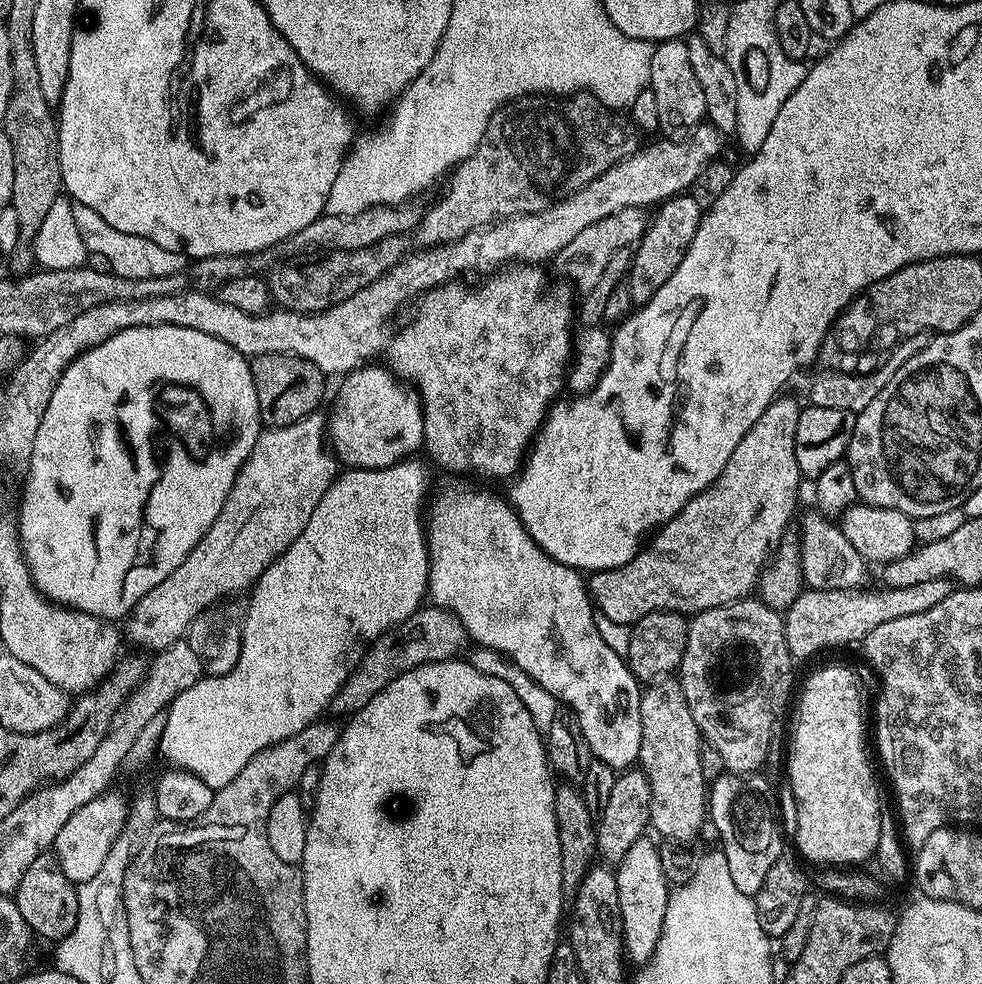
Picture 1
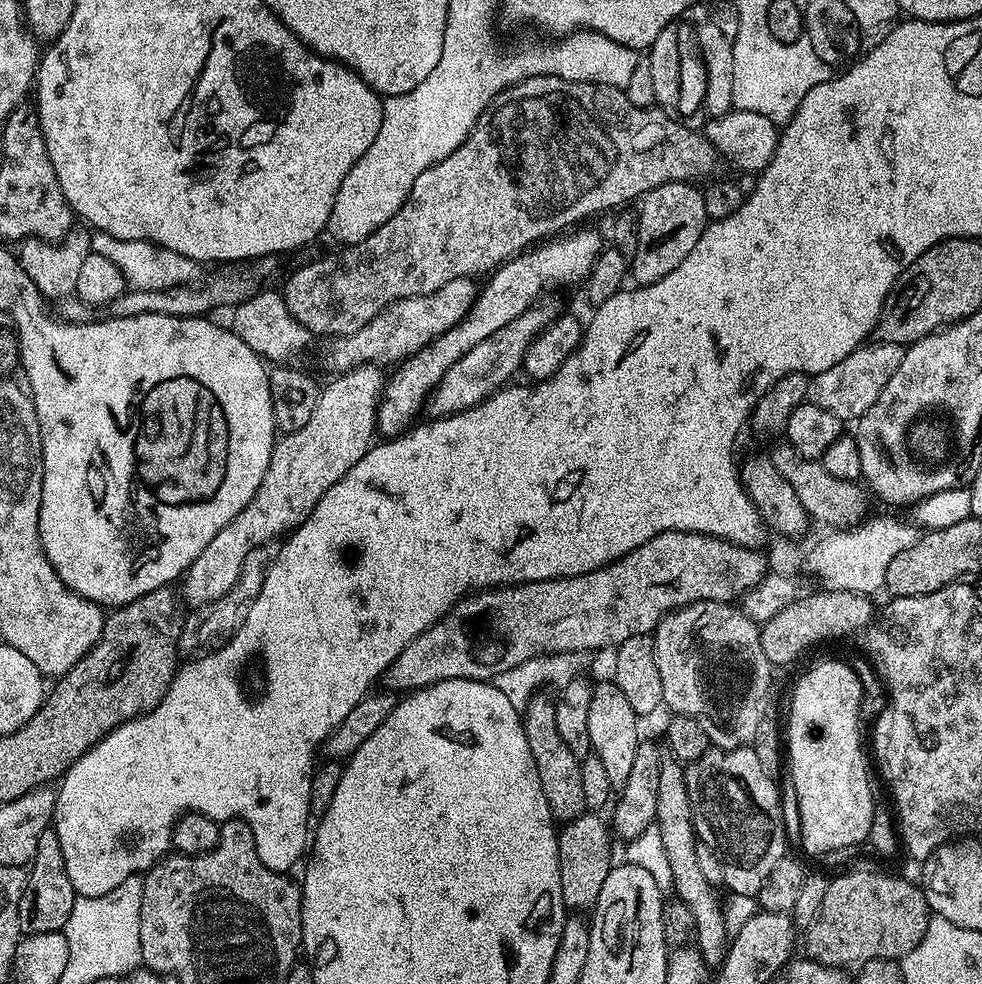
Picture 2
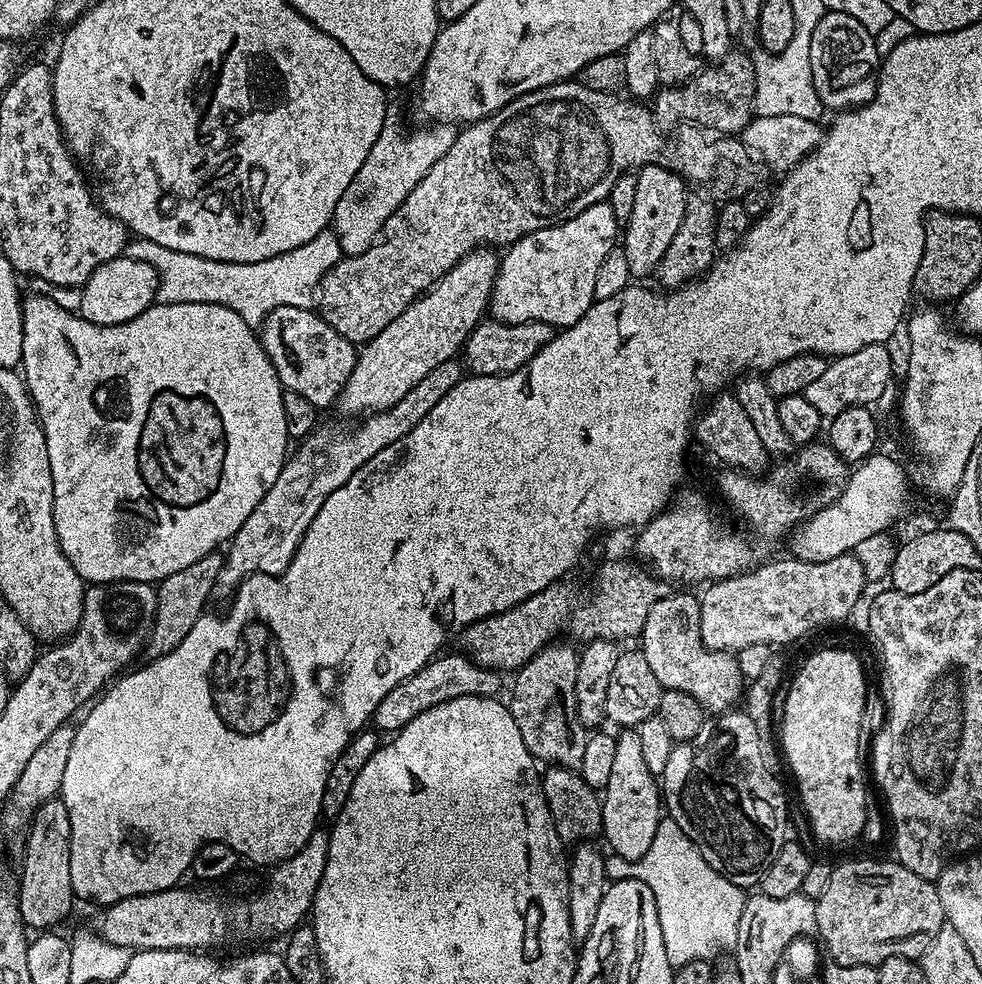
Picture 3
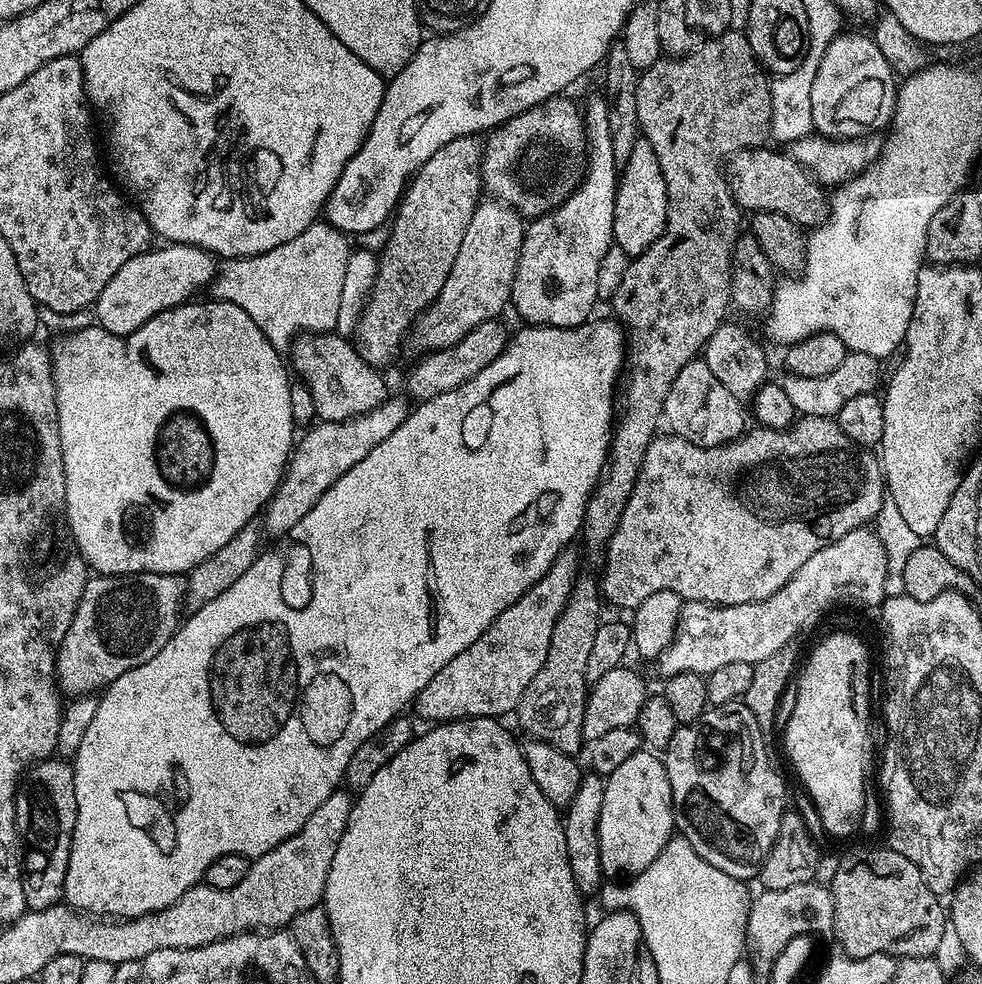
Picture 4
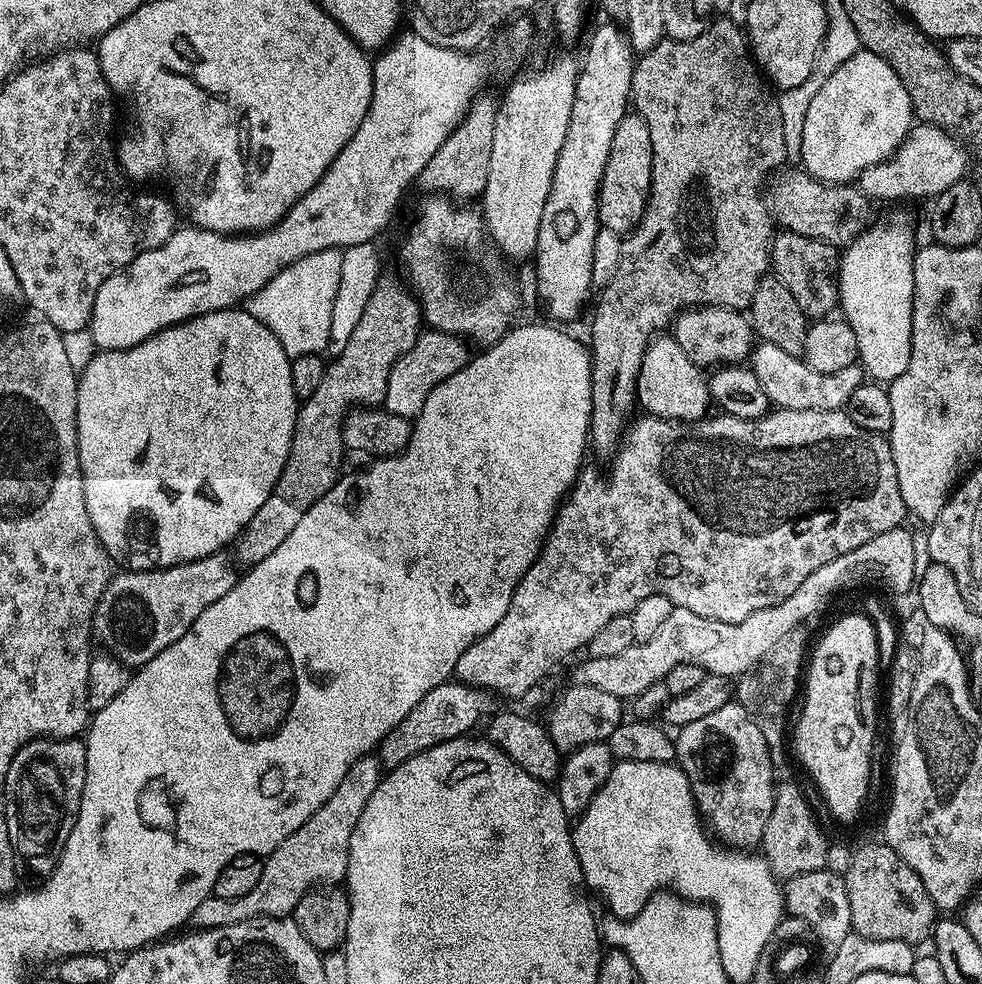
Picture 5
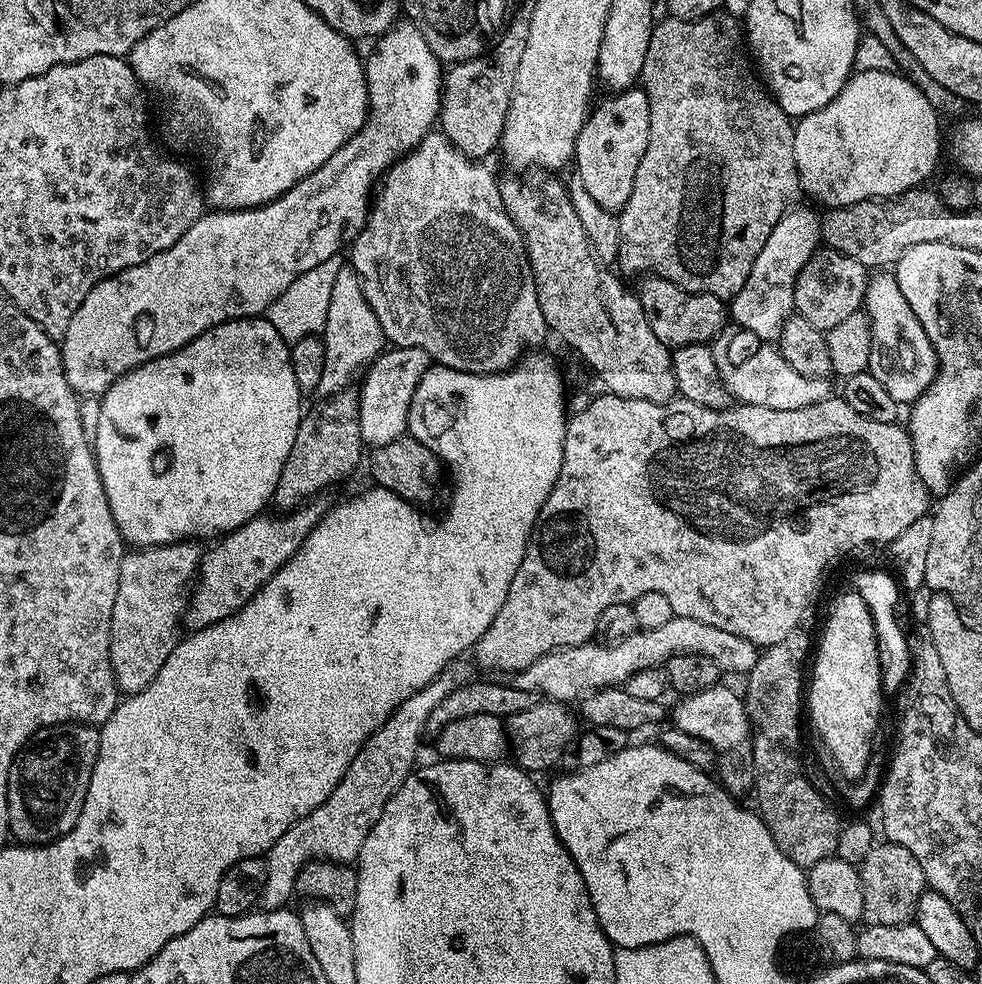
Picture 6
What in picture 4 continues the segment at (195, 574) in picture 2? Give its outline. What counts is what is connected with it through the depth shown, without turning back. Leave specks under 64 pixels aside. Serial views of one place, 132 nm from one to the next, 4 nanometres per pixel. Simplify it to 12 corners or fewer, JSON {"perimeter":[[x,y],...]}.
{"perimeter":[[477,203],[450,274],[417,316],[421,353],[509,307],[526,224]]}

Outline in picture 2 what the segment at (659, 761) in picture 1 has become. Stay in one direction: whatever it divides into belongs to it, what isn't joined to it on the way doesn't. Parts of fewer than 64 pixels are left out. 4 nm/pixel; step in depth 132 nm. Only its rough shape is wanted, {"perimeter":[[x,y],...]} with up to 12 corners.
{"perimeter":[[665,759],[655,827],[675,895],[692,915],[705,965],[719,966],[730,929],[702,874],[685,769]]}

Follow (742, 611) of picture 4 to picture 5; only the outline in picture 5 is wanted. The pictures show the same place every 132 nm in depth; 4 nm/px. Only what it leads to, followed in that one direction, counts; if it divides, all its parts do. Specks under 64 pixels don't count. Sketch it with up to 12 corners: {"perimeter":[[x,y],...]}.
{"perimeter":[[901,526],[818,566],[742,622],[673,606],[650,638],[584,658],[575,683],[628,702],[680,663],[739,678],[835,592],[911,593]]}

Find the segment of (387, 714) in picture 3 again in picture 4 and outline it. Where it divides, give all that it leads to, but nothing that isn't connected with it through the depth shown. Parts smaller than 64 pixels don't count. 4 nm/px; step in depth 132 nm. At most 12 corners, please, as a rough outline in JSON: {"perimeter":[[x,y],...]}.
{"perimeter":[[561,552],[414,701],[428,722],[515,713],[577,575]]}

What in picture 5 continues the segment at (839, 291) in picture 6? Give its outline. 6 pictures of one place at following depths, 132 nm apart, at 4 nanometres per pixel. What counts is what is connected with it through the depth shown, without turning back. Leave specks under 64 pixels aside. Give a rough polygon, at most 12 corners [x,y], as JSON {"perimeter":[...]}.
{"perimeter":[[782,230],[769,259],[805,316],[839,305],[835,245]]}

